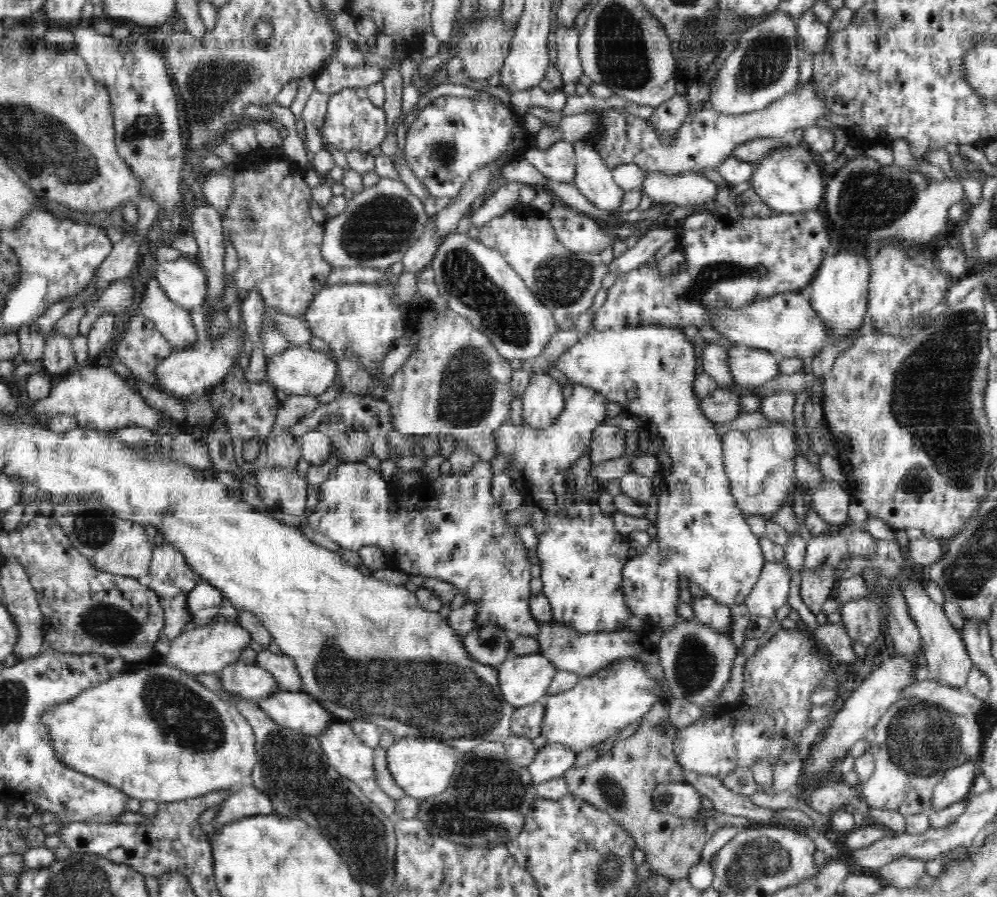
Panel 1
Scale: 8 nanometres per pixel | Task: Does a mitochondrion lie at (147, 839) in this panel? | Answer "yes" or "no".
no

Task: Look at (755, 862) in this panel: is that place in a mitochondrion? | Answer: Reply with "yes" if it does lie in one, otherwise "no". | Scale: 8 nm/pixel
yes

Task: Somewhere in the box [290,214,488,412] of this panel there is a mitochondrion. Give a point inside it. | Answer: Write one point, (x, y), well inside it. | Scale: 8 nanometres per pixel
(352, 351)

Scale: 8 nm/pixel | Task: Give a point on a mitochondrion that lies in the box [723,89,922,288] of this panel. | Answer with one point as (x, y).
(870, 201)

